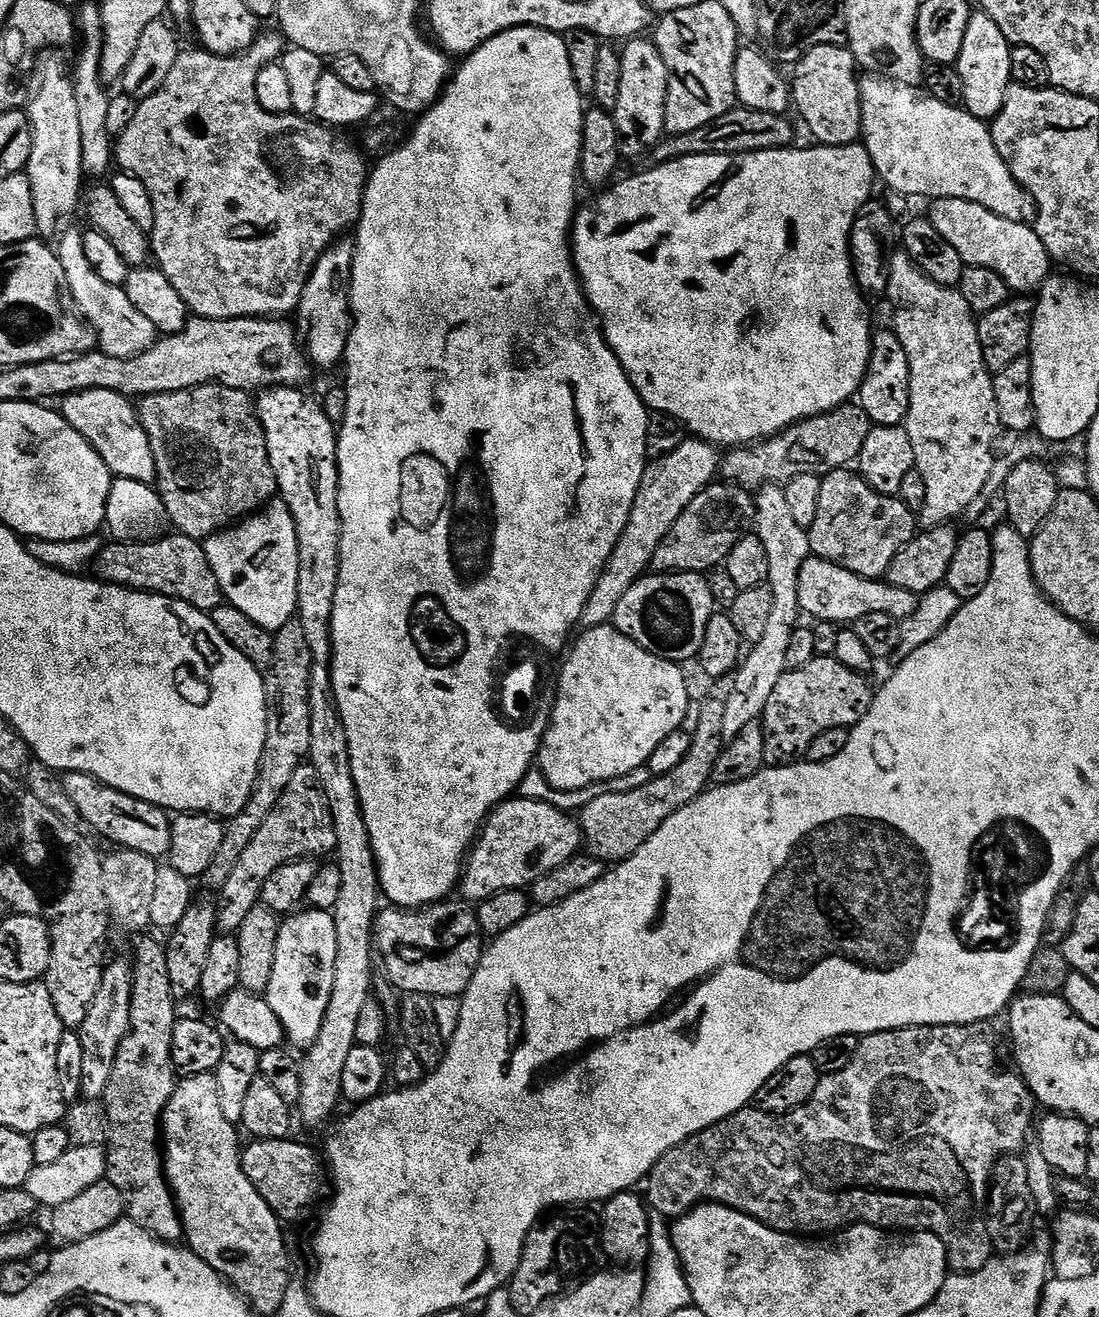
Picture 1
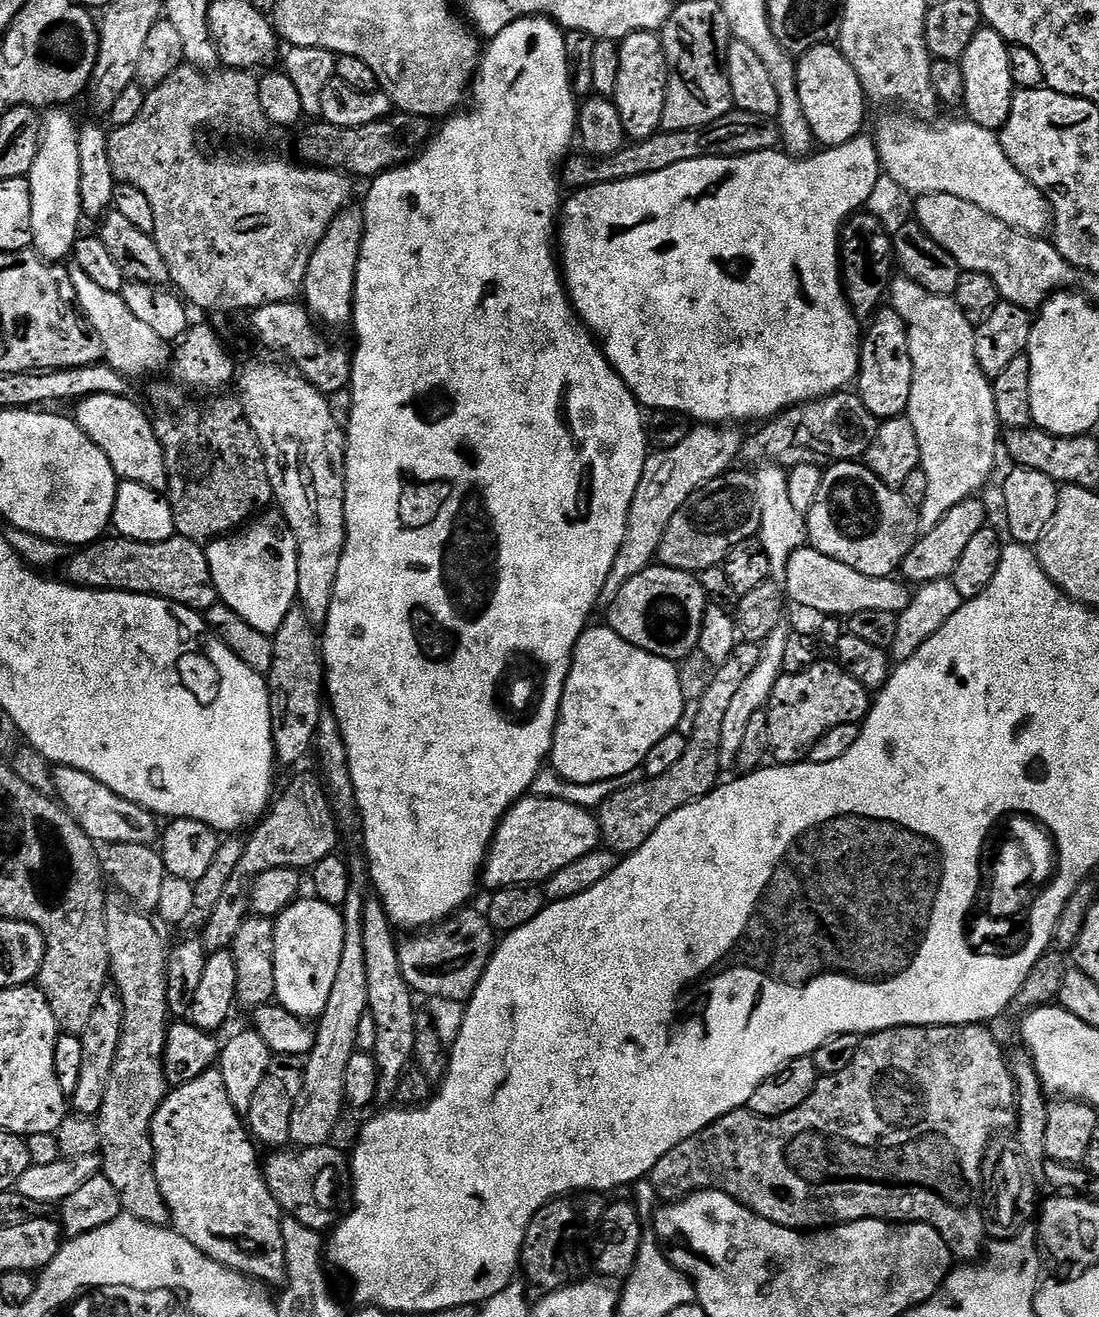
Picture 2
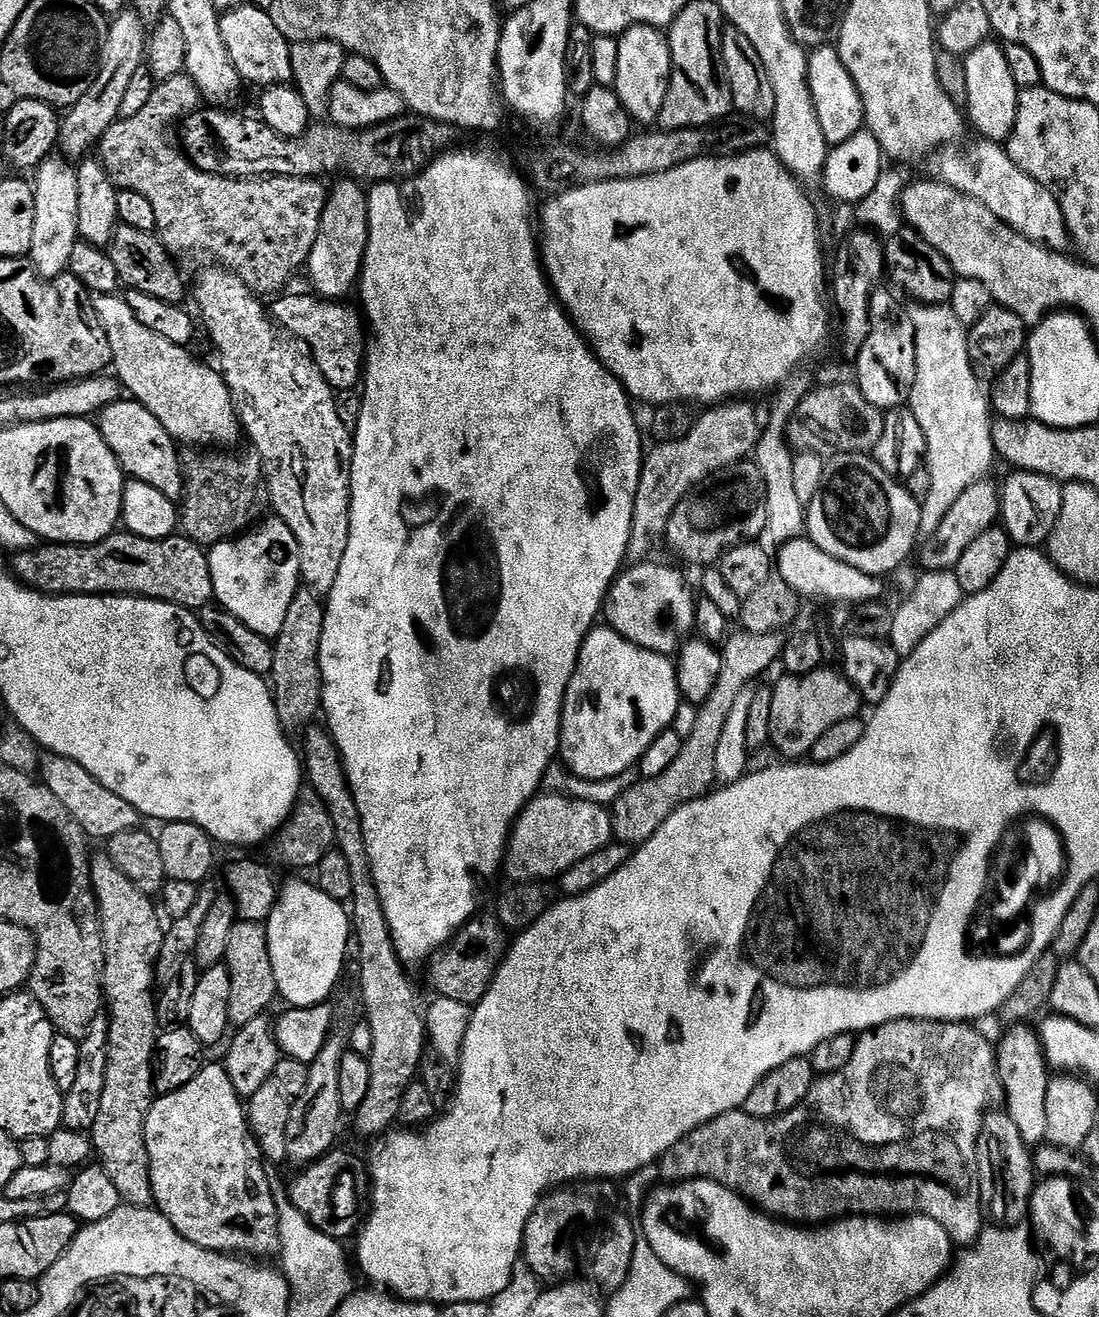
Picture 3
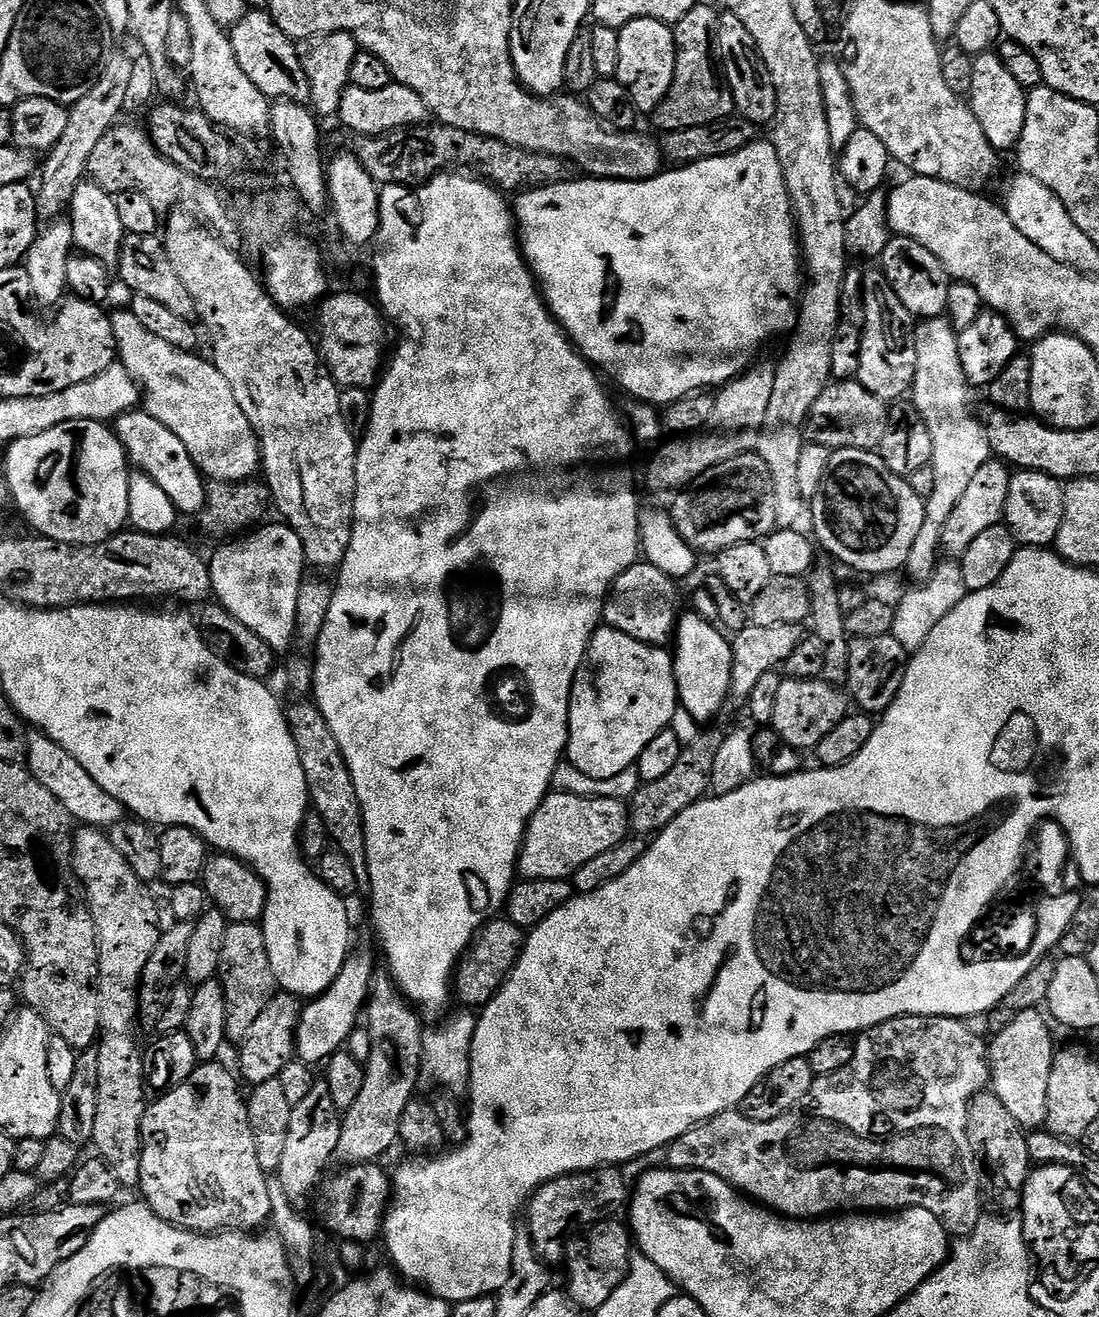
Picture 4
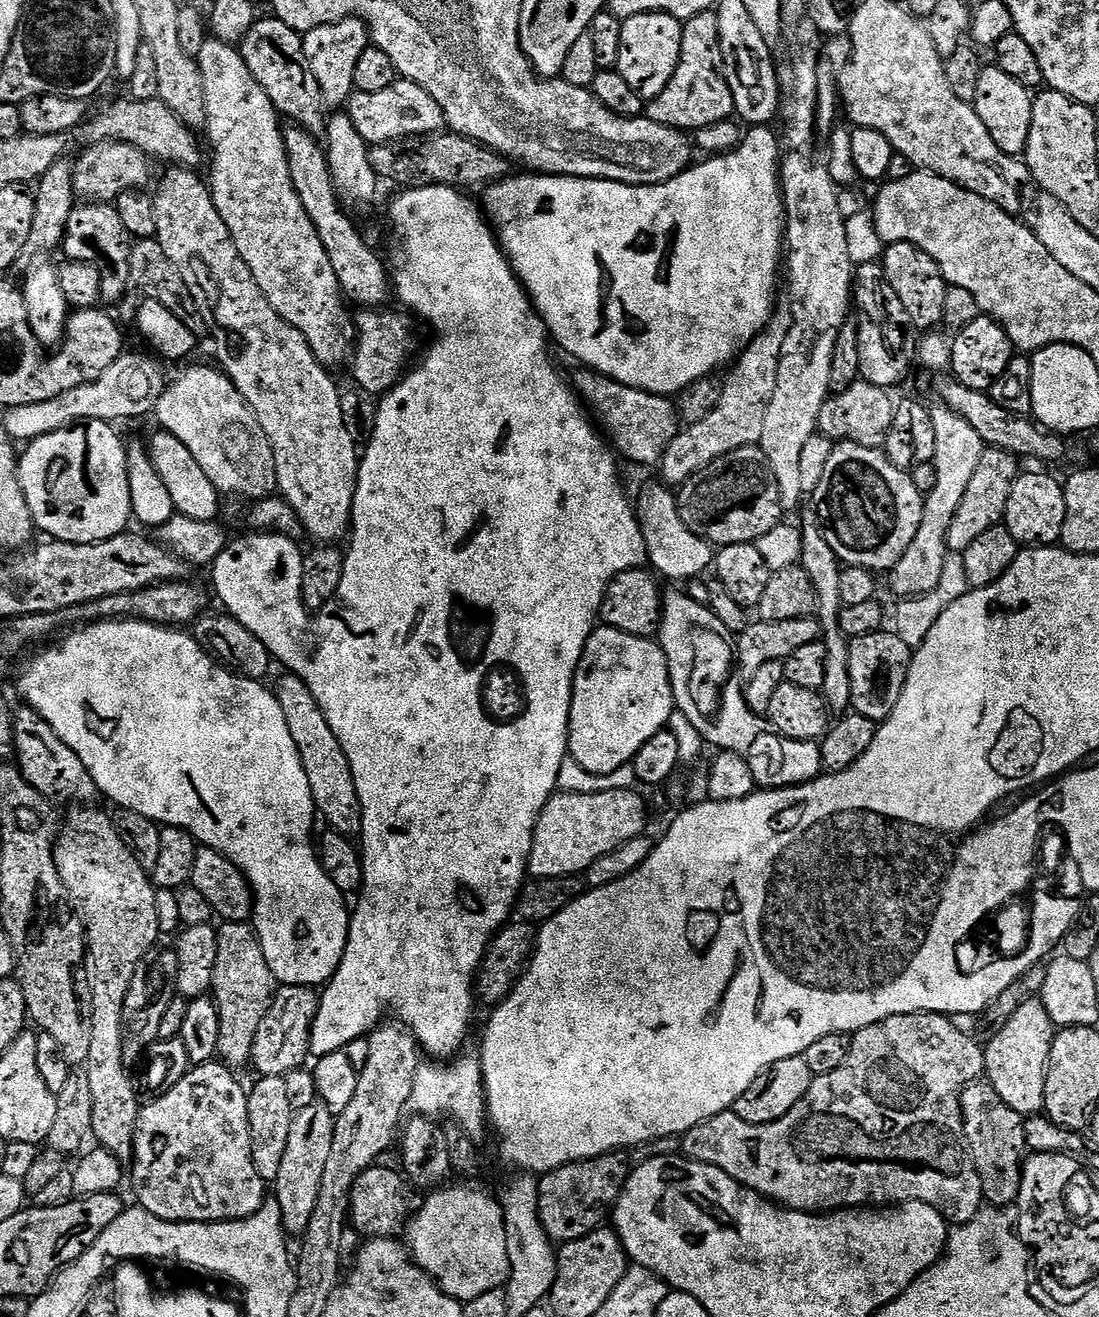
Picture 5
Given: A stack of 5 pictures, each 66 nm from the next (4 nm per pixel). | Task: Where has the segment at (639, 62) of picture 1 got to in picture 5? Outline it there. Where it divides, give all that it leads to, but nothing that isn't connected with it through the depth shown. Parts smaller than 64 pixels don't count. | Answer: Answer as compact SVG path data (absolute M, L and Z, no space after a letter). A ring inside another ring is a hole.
M647 12L634 14L622 23L622 46L618 54L615 71L626 78L626 82L645 102L652 100L674 78L674 70L678 70L678 62L682 54L682 34L684 24L665 12Z

